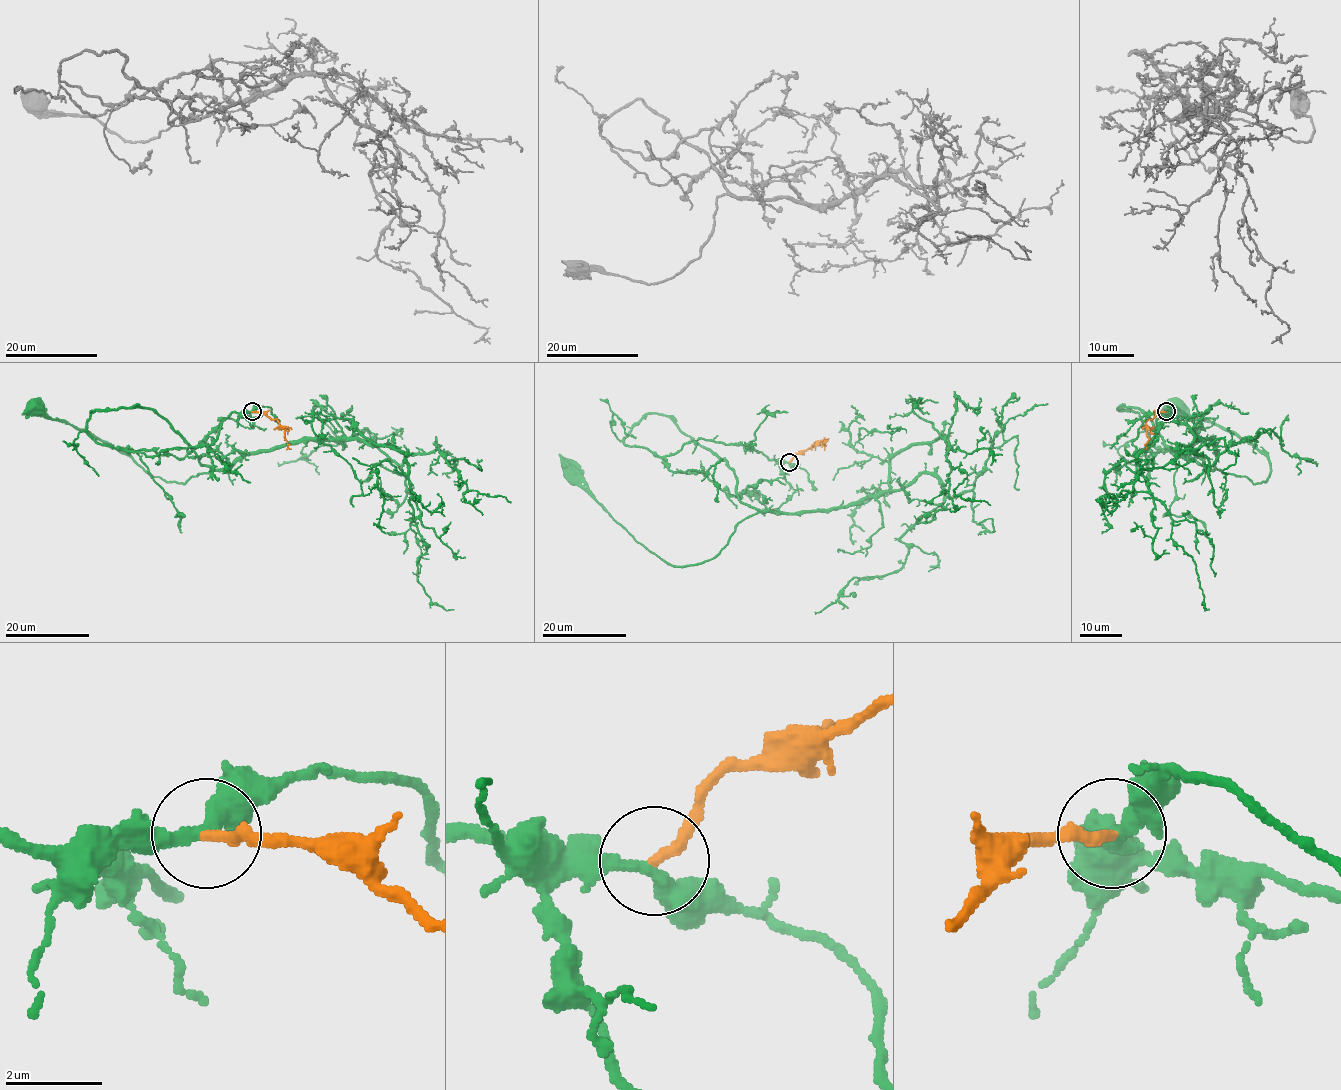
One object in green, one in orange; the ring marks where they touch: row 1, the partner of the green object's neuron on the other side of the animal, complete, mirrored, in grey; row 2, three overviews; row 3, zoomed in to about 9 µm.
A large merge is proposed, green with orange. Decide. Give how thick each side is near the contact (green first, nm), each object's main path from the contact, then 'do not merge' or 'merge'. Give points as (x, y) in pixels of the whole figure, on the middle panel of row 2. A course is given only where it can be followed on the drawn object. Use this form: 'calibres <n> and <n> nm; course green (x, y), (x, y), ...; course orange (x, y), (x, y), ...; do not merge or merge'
calibres 320 and 240 nm; course green (789, 462), (697, 438), (656, 456), (630, 430), (666, 414), (758, 511), (673, 567), (574, 472); course orange (789, 462), (816, 442), (823, 444), (827, 440); merge

